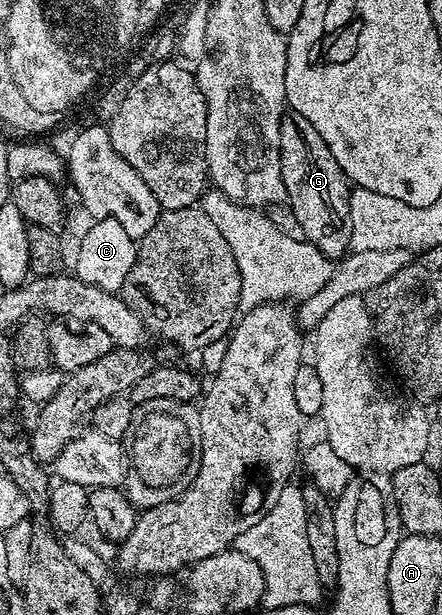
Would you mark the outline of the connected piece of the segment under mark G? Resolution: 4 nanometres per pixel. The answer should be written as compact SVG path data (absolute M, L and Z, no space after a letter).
M284 114L279 119L279 165L287 195L285 203L292 208L304 240L317 246L317 250L332 262L342 260L351 247L349 181L341 166L337 166L329 146L325 146L321 134L317 134L305 118Z

